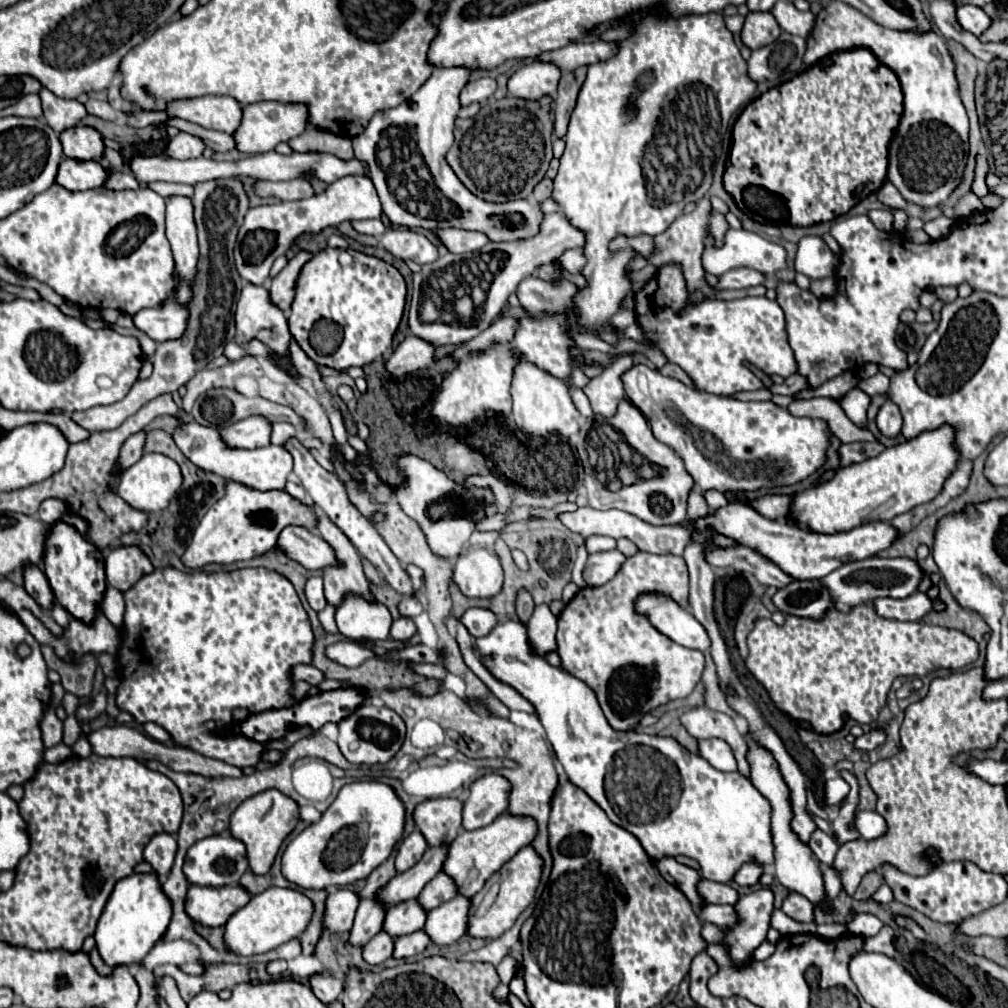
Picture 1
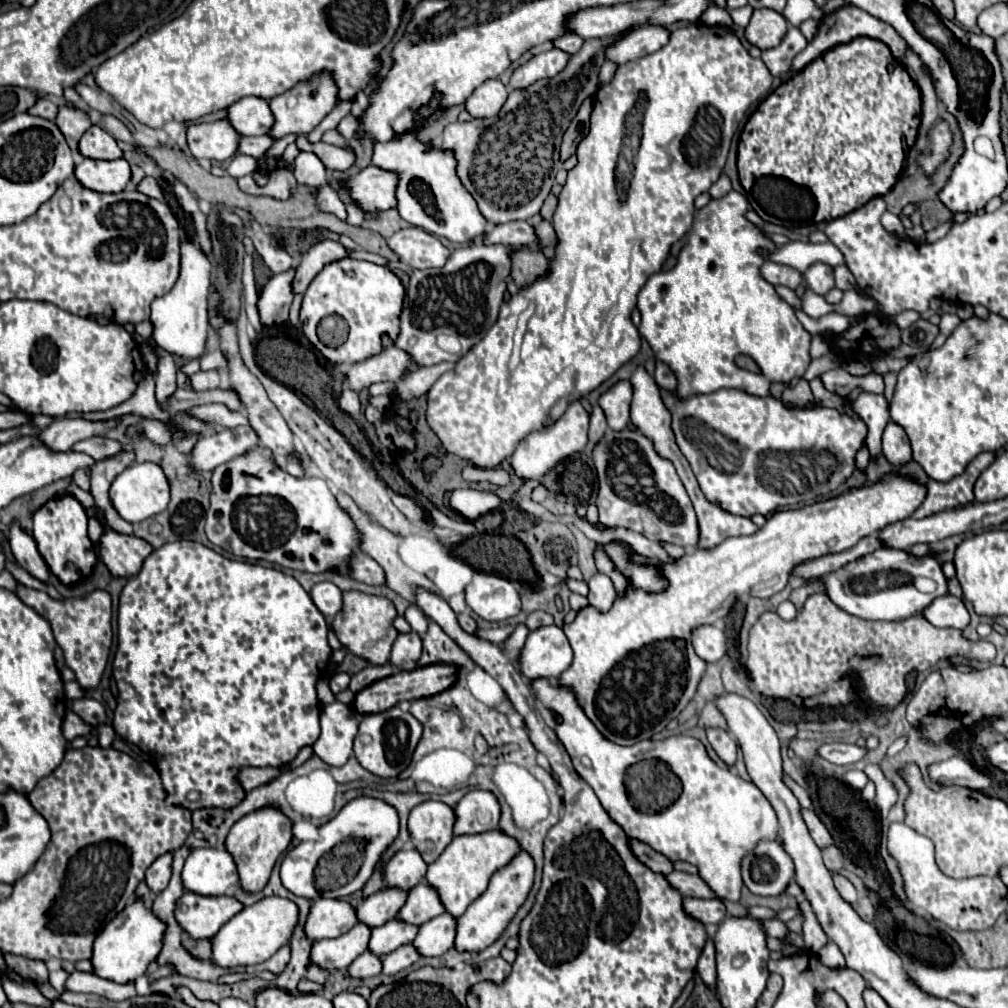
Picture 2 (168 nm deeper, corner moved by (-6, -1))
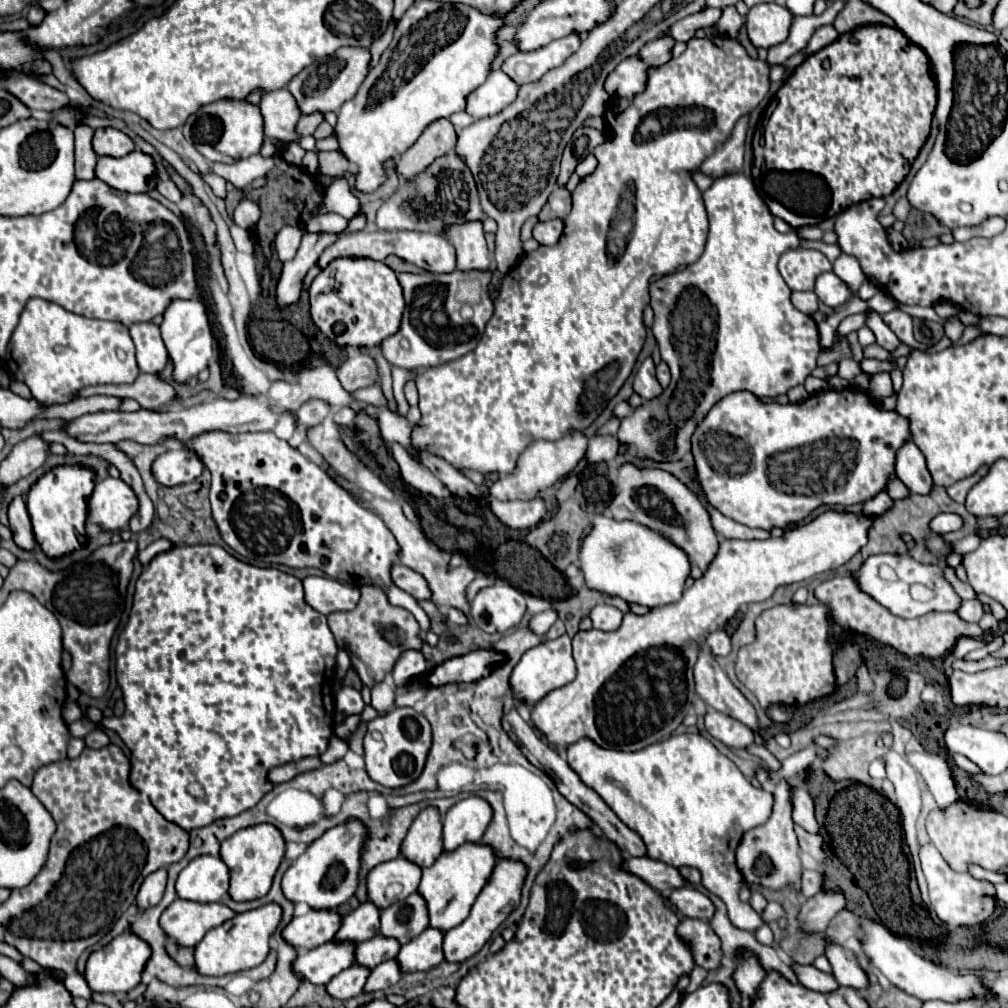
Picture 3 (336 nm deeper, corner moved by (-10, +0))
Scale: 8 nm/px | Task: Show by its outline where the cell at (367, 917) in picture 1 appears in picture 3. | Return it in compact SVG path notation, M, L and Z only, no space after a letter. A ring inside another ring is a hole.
M324 943L310 951L300 951L292 963L292 971L314 985L326 985L340 971L354 965L354 947L352 943Z

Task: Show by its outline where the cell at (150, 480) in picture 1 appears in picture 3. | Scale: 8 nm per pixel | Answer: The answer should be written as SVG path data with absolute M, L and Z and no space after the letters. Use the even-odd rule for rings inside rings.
M114 477L100 481L88 499L88 523L100 529L120 531L136 511L138 499L134 491L122 479Z

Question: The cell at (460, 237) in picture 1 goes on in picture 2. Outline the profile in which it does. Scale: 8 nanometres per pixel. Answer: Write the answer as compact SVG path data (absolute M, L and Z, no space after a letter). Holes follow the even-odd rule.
M524 220L506 222L500 226L492 226L484 234L484 244L508 244L508 246L530 246L536 240L534 230Z

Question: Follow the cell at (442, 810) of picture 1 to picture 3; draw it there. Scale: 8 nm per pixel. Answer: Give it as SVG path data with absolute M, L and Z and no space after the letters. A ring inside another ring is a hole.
M424 809L408 829L406 839L402 841L400 853L404 859L428 867L442 853L442 817L438 809Z

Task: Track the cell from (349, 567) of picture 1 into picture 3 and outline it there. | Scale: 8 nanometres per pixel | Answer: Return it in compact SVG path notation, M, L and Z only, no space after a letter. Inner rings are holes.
M362 585L360 587L360 601L356 609L352 611L340 611L332 613L328 617L328 627L336 637L338 647L346 649L352 661L352 667L356 669L358 677L364 685L374 687L380 683L386 673L390 673L398 661L398 657L408 649L422 649L422 633L414 619L414 615L402 607L390 605L384 589Z

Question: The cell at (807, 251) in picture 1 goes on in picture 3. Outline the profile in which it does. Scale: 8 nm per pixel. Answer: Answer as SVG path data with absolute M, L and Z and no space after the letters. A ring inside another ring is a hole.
M832 271L822 273L822 275L816 279L816 289L814 289L814 293L818 295L818 299L820 299L824 305L828 305L828 307L832 307L832 309L848 303L848 301L854 297L854 293L850 291L850 287L848 287L840 277L836 277L836 273L832 273Z

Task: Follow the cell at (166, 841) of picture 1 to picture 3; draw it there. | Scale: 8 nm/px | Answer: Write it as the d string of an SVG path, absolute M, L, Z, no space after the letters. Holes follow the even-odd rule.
M158 869L156 873L148 875L144 879L138 895L136 895L136 907L138 907L138 911L154 907L162 899L164 887L166 887L166 869Z

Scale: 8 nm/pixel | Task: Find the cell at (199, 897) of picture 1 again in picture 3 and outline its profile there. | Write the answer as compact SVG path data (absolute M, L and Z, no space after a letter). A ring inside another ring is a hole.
M176 899L160 915L160 927L180 947L194 947L210 929L232 917L234 911L222 903L196 903Z

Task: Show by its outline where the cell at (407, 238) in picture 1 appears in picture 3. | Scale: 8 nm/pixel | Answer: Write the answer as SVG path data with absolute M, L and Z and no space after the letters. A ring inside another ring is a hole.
M358 231L352 235L342 235L336 243L324 249L318 265L326 267L336 257L370 257L376 261L384 261L388 255L396 255L430 273L452 273L456 269L456 251L452 249L452 243L442 235L418 231Z

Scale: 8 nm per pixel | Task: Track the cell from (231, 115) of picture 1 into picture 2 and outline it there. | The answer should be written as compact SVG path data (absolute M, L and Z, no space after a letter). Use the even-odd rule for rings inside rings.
M256 96L240 98L238 102L234 102L226 110L224 120L228 120L240 136L262 136L274 122L268 102Z

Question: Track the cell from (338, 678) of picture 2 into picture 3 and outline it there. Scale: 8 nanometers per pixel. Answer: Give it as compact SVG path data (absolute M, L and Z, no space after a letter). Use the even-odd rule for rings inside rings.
M344 687L340 693L338 693L338 699L336 699L336 705L342 713L346 715L360 715L364 711L364 701L362 701L362 695L352 689L352 687Z

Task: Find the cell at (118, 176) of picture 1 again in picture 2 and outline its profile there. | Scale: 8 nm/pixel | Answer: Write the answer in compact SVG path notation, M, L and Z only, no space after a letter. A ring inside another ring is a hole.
M144 176L142 182L136 186L136 190L142 192L142 194L146 194L146 196L150 196L150 198L162 200L162 190L160 190L156 178L152 178L152 176Z

